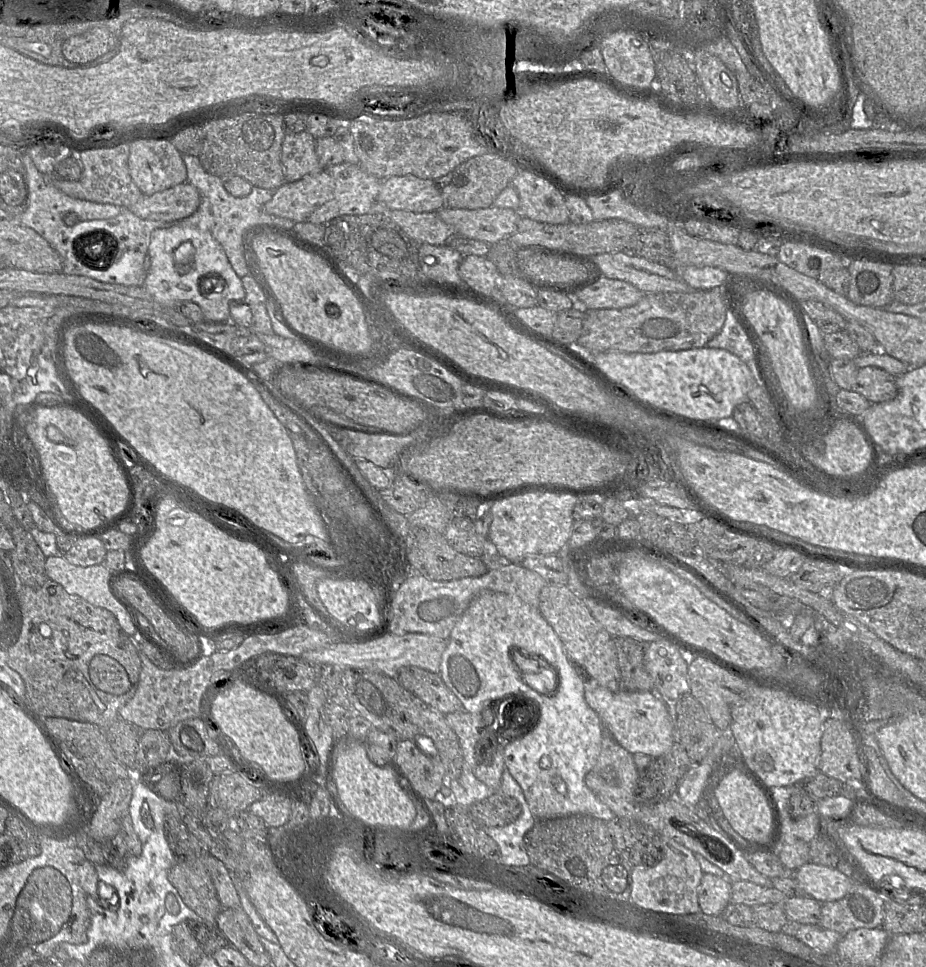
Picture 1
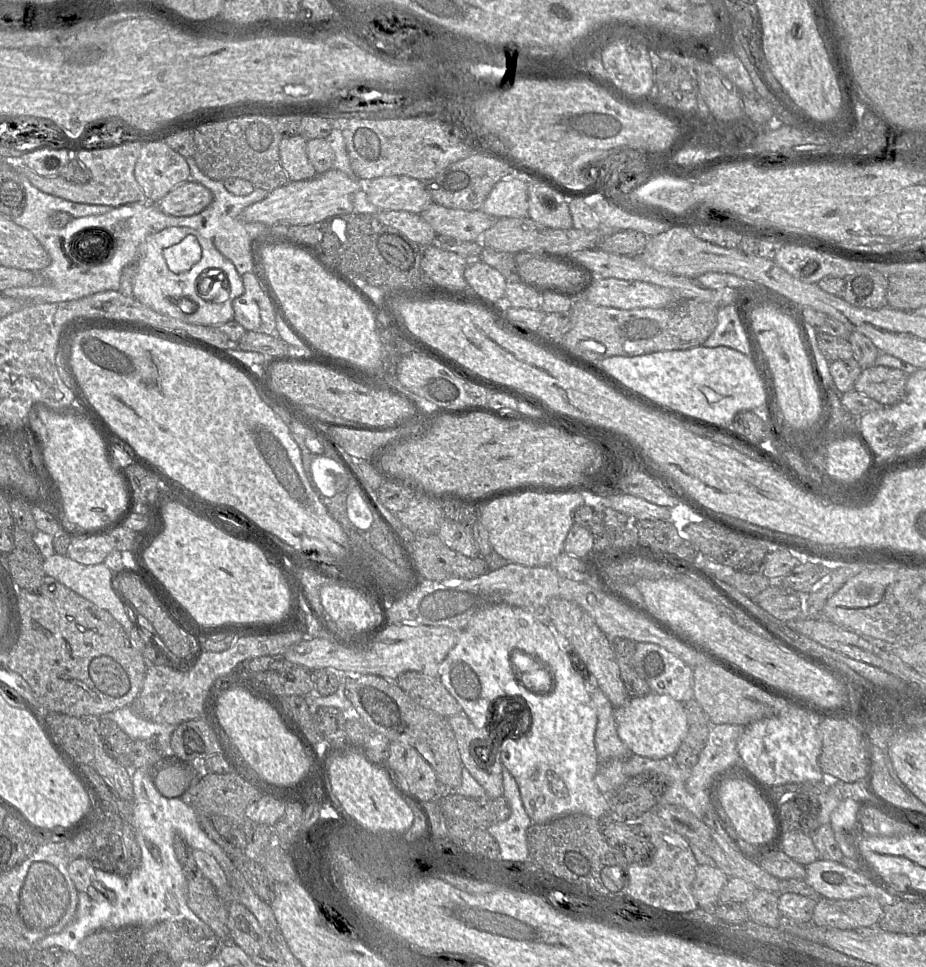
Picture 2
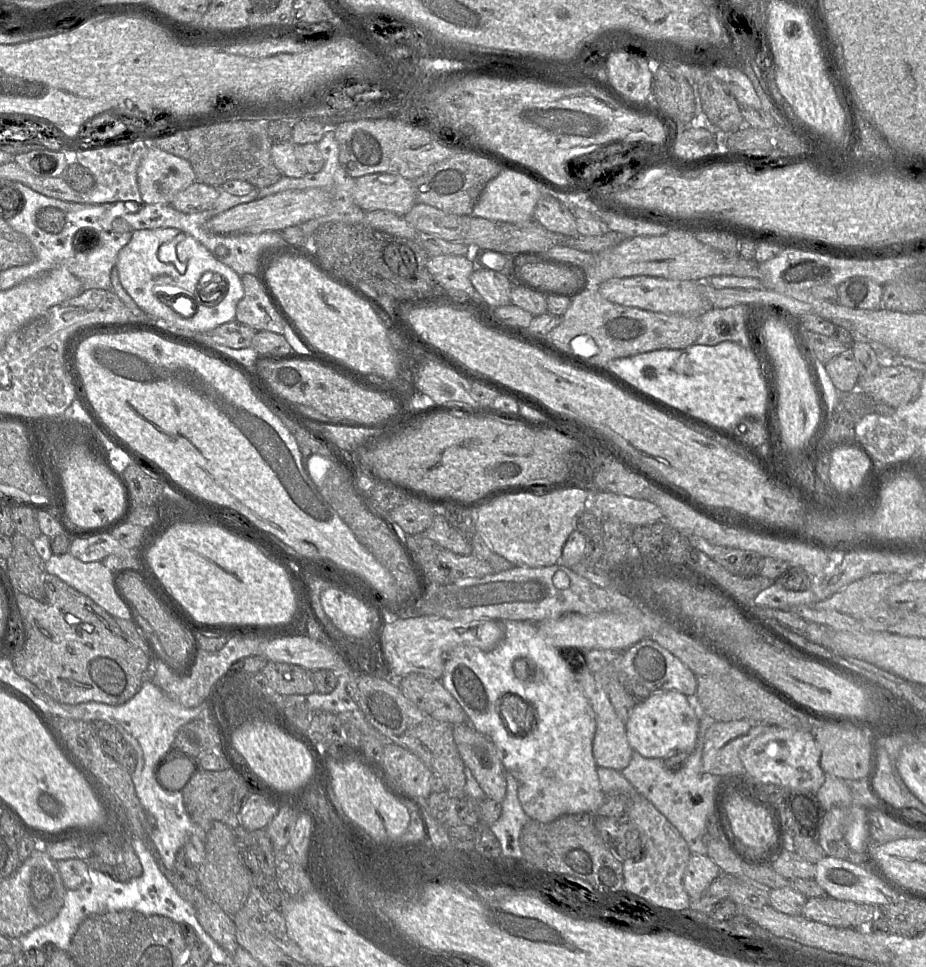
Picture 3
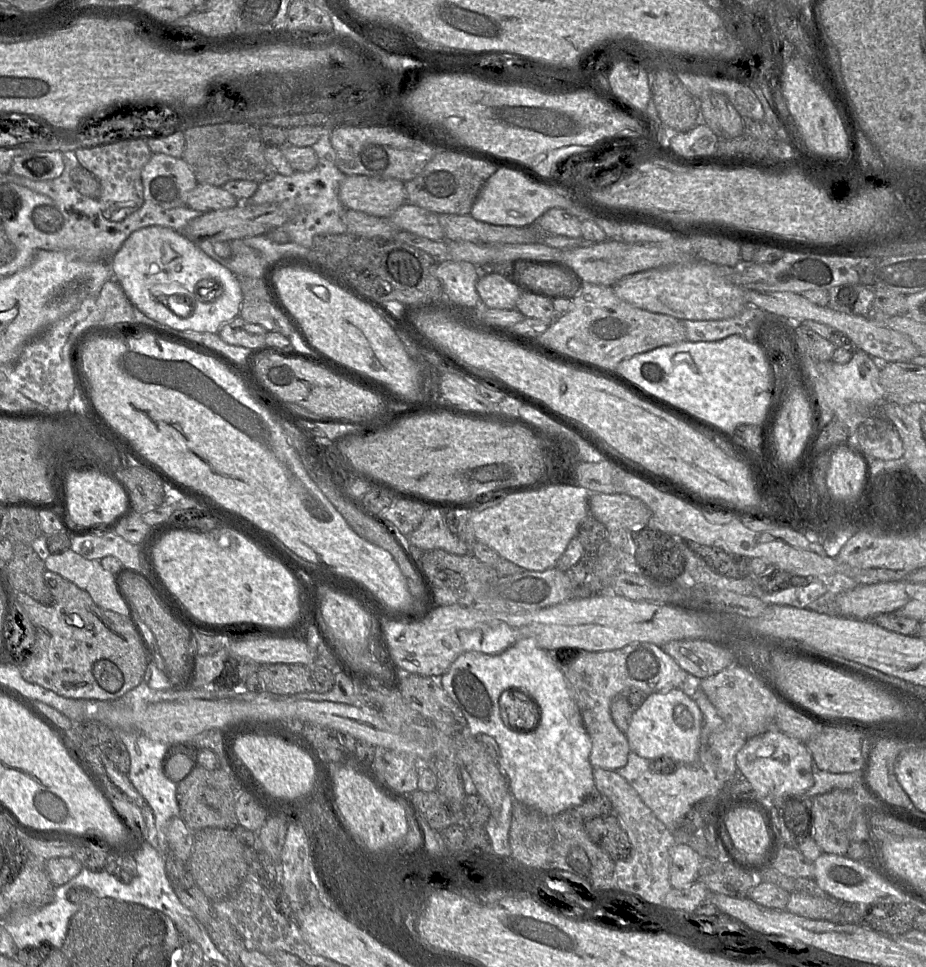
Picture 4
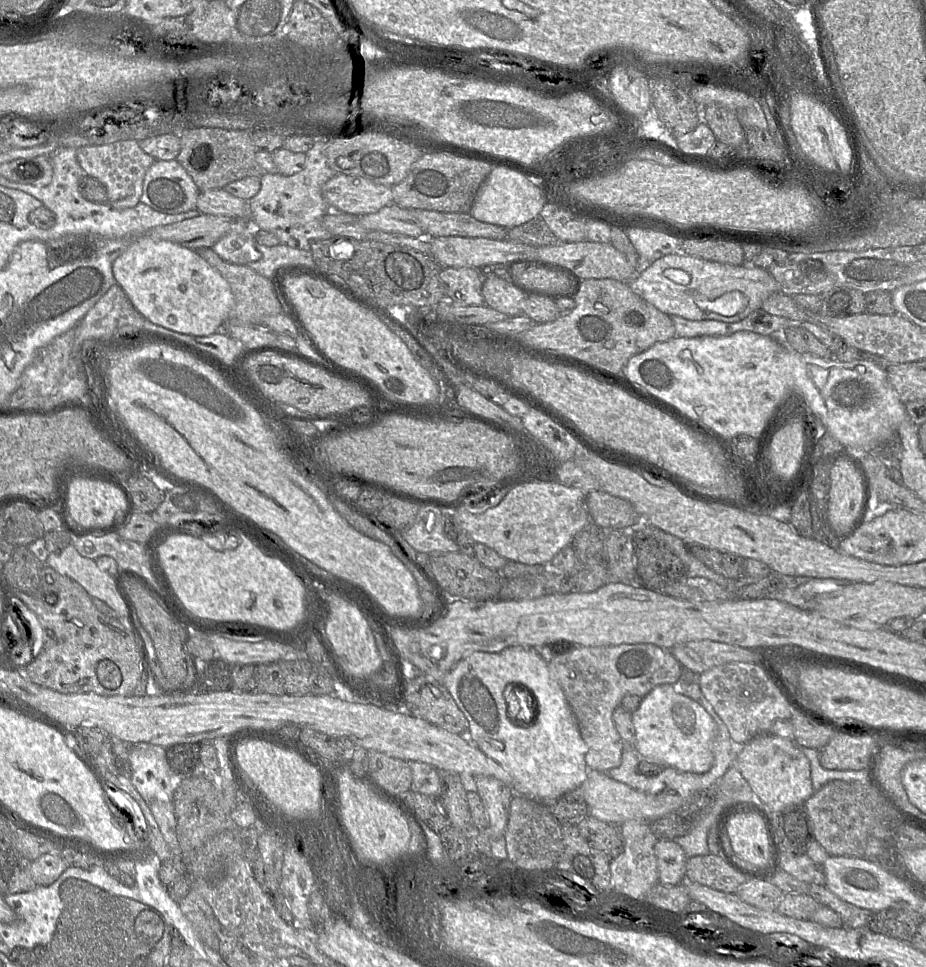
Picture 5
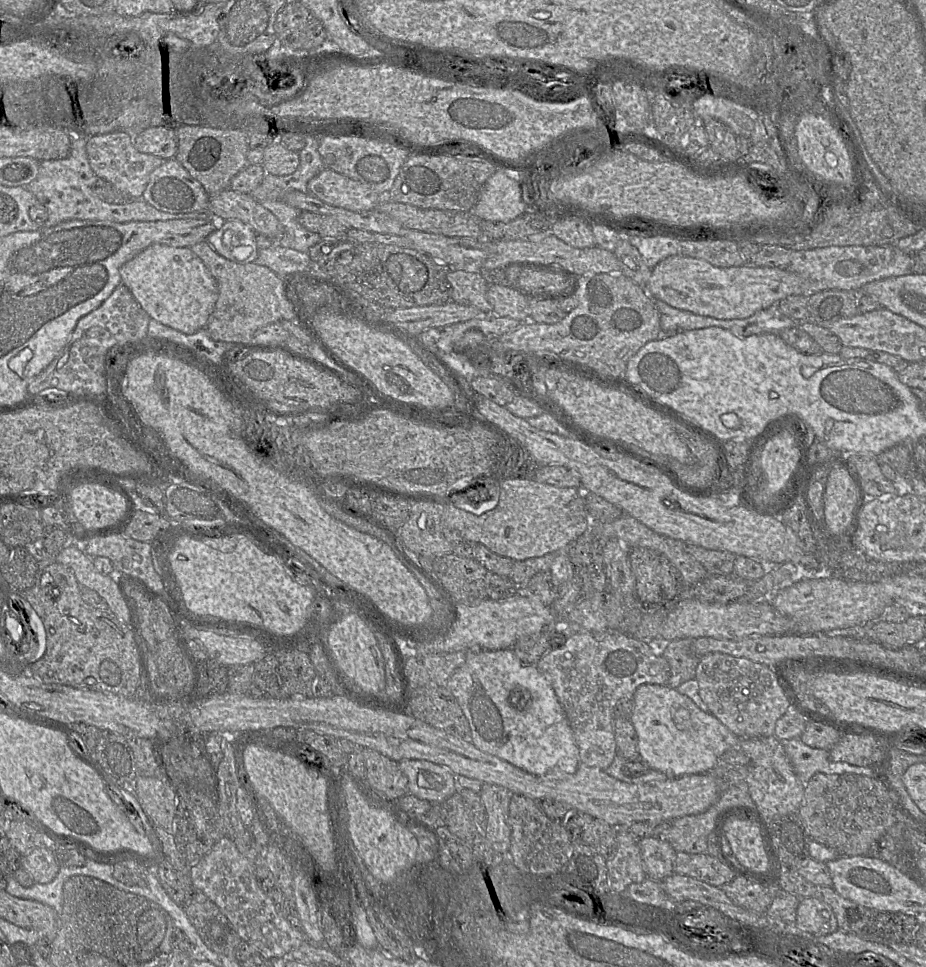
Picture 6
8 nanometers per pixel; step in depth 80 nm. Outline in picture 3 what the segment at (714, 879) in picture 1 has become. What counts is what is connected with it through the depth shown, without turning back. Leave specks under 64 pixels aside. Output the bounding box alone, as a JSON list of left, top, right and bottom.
[683,853,720,899]

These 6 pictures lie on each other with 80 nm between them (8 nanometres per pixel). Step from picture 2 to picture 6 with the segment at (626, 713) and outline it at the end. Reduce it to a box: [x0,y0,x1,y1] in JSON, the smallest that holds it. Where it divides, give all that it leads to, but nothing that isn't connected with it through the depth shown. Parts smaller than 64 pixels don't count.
[630,684,740,778]

